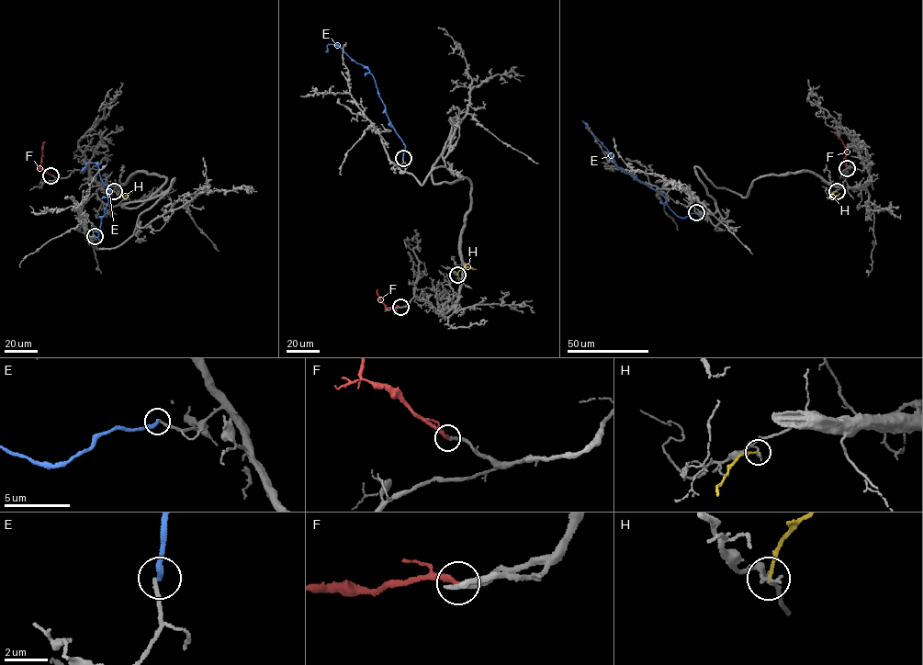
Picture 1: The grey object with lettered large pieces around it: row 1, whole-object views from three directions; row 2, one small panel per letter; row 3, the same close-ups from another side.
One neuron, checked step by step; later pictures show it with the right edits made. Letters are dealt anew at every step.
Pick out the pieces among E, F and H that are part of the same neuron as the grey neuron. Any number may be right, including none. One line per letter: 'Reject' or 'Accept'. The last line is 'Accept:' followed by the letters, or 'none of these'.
E: Reject
F: Accept
H: Reject
Accept: F

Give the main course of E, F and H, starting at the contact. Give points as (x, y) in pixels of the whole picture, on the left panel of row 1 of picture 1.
E: (95, 236), (99, 242), (98, 236), (108, 202), (109, 190), (95, 163), (86, 163), (84, 170)
F: (50, 175), (39, 167), (45, 141)
H: (113, 191), (126, 196), (134, 189)

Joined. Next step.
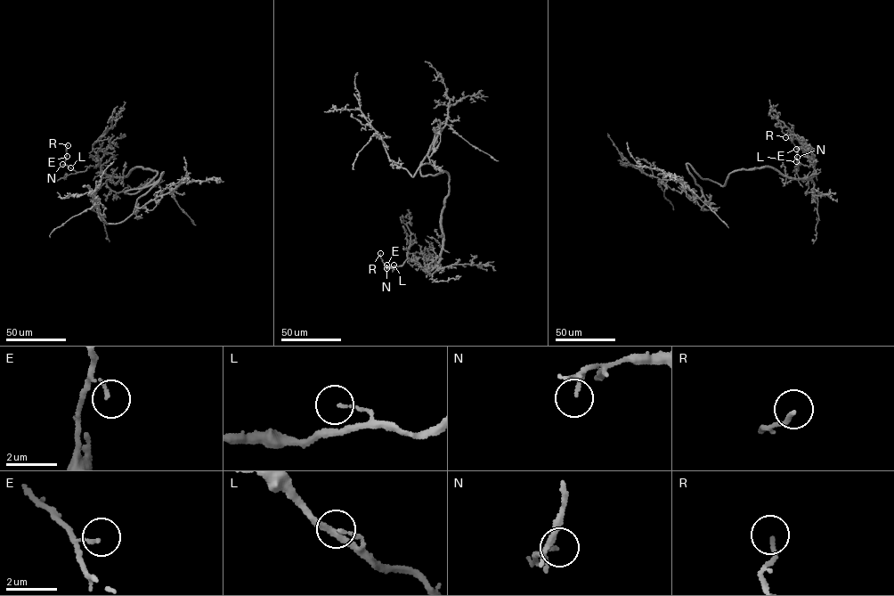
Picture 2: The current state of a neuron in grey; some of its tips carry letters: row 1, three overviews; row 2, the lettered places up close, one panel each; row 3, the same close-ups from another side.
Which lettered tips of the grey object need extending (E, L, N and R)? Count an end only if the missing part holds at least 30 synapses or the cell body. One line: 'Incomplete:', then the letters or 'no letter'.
Incomplete: no letter

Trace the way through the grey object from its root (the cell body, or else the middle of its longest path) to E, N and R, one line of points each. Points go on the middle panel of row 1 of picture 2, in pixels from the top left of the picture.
E: (426, 156), (420, 174), (445, 171), (449, 176), (440, 261), (430, 271), (408, 258), (398, 266), (386, 265)
N: (426, 156), (420, 174), (445, 171), (449, 176), (440, 261), (430, 271), (408, 258), (386, 268)
R: (426, 156), (420, 174), (445, 171), (449, 176), (440, 261), (430, 271), (408, 258), (387, 267), (380, 253)

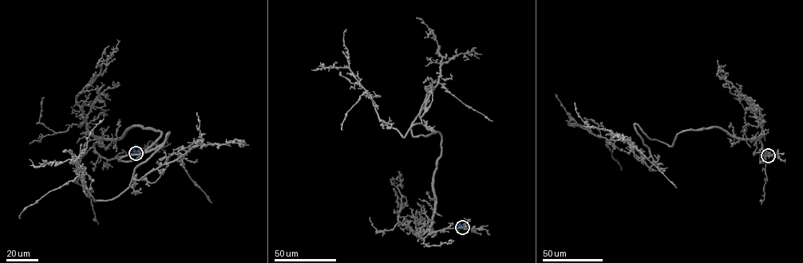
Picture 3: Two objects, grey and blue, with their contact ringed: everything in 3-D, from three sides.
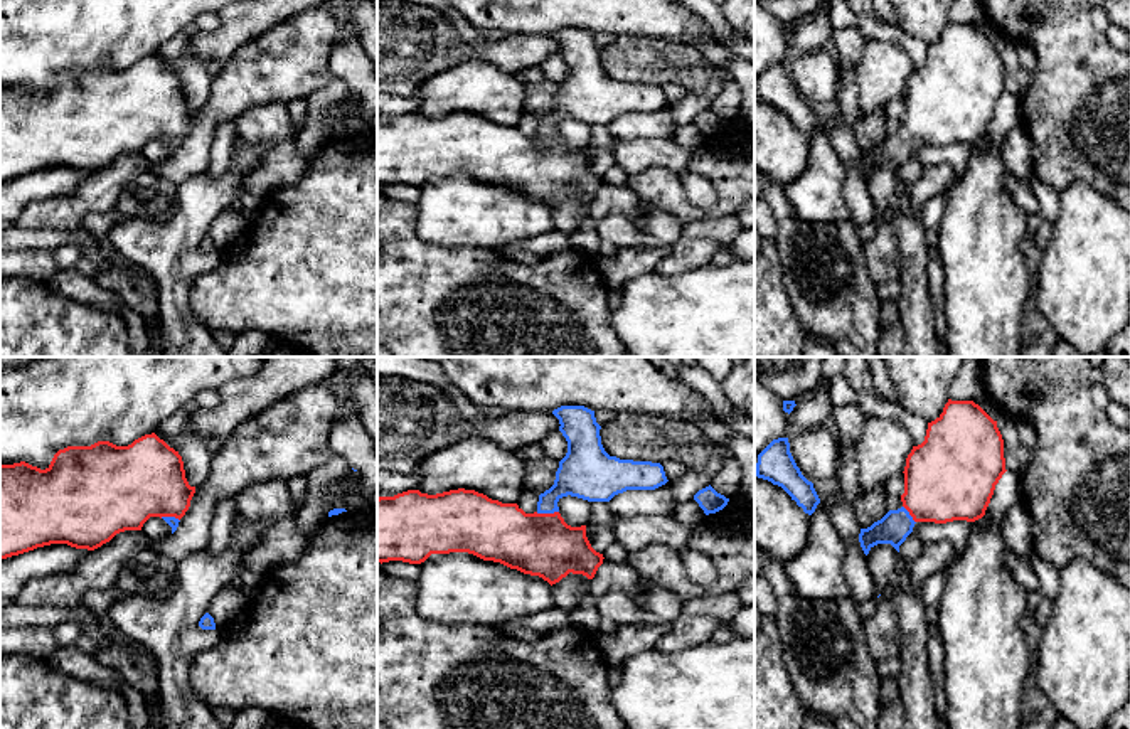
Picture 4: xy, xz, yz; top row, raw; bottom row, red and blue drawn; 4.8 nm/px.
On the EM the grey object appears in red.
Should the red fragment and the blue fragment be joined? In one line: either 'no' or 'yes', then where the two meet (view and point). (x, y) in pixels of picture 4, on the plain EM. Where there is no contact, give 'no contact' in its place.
yes; contact xz (546, 137)

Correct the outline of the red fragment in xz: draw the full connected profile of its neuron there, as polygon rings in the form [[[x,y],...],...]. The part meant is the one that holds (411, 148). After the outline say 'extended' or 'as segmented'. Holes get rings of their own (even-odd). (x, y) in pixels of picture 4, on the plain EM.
[[[561,29],[552,37],[559,42],[568,76],[559,84],[554,108],[539,118],[534,136],[525,136],[517,126],[502,126],[465,111],[436,118],[408,113],[394,120],[379,120],[377,185],[421,187],[431,177],[468,175],[539,199],[551,209],[569,195],[593,202],[605,180],[591,170],[586,148],[571,150],[564,145],[557,125],[568,118],[588,125],[610,125],[626,113],[655,113],[669,103],[660,86],[610,79],[601,67],[601,49],[596,45],[594,34],[584,29]]]; extended

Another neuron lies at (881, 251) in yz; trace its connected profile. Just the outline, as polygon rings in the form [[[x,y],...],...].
[[[886,219],[877,221],[876,234],[864,241],[864,256],[871,278],[879,283],[896,283],[903,276],[898,234]]]

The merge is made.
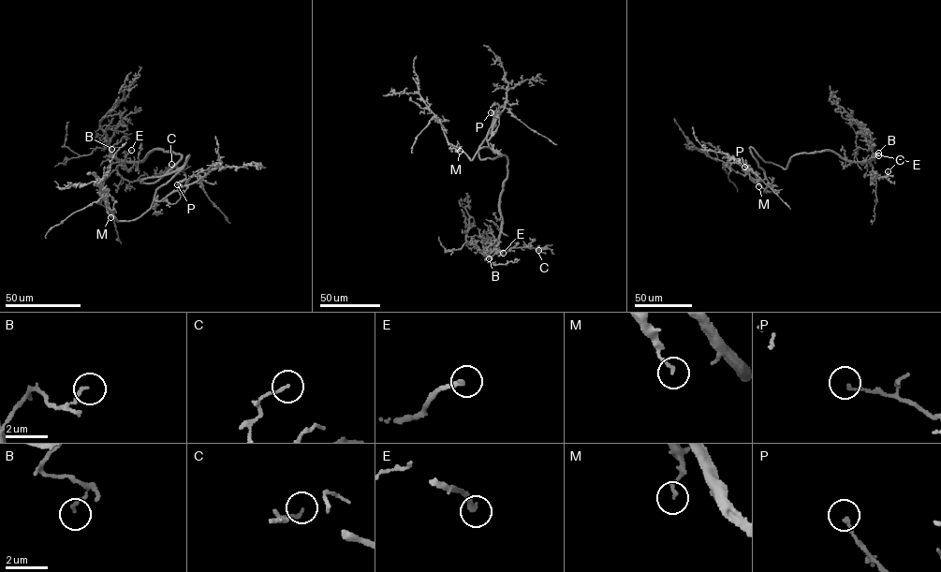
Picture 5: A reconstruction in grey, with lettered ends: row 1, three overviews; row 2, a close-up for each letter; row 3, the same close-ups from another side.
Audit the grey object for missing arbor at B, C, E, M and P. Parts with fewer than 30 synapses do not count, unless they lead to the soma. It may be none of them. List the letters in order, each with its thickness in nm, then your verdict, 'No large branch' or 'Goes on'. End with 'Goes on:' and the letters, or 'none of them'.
B: Thickness 140 nm. No large branch
C: Thickness 130 nm. No large branch
E: Thickness 240 nm. No large branch
M: Thickness 170 nm. No large branch
P: Thickness 160 nm. No large branch
Goes on: none of them

